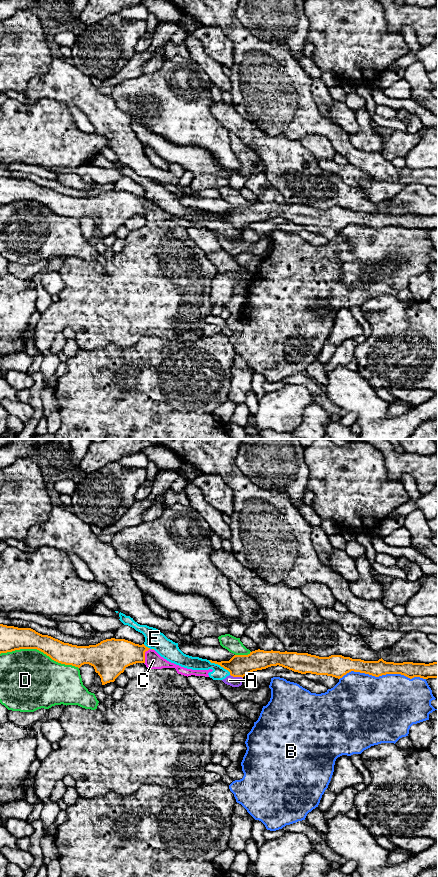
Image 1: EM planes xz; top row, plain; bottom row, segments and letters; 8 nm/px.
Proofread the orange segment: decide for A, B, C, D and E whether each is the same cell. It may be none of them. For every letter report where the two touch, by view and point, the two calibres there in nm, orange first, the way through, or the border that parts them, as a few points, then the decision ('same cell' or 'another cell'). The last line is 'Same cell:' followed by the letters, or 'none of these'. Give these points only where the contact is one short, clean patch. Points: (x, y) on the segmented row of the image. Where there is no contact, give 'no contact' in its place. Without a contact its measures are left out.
A: contact xz (236, 676); calibres 180 and 80 nm; border xz (230, 674), (242, 678); another cell
B: contact xz (382, 674); calibres 130 and 480 nm; another cell
C: contact xz (144, 656); calibres 280 and 140 nm; another cell
D: contact xz (39, 650); calibres 190 and 480 nm; another cell
E: contact xz (220, 665); calibres 180 and 110 nm; another cell
Same cell: none of these

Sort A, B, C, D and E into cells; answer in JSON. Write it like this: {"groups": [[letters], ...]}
{"groups": [["A", "E"], ["B"], ["C"], ["D"]]}

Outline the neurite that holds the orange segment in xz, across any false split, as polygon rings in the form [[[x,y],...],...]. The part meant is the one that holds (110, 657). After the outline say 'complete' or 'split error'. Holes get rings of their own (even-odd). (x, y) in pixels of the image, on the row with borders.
[[[0,624],[0,654],[20,649],[37,649],[58,663],[78,668],[89,664],[105,685],[114,682],[126,667],[145,663],[145,652],[150,648],[115,638],[96,645],[77,646],[42,635],[31,628]]] | complete

